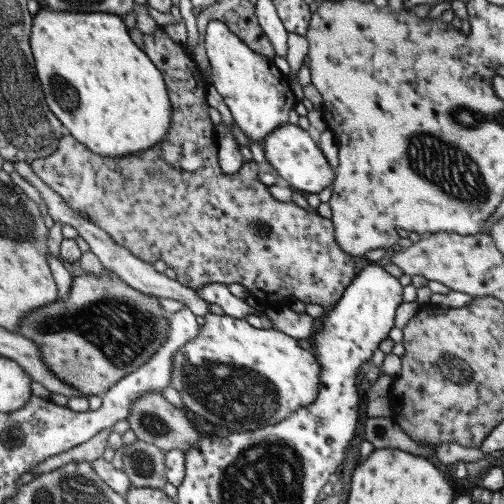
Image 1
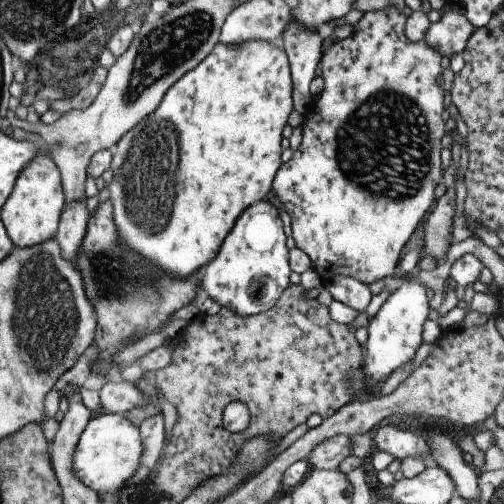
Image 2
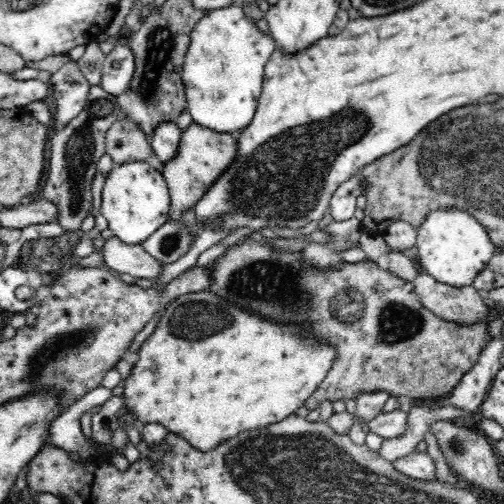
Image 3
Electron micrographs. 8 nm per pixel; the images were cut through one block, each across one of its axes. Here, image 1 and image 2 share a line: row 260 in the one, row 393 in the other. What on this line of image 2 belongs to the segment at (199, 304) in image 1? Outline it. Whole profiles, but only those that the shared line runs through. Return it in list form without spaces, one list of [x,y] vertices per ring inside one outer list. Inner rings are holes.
[[[107,382],[99,390],[99,410],[101,414],[119,414],[123,416],[127,410],[133,410],[137,406],[145,406],[149,400],[143,396],[135,384],[131,382]]]

